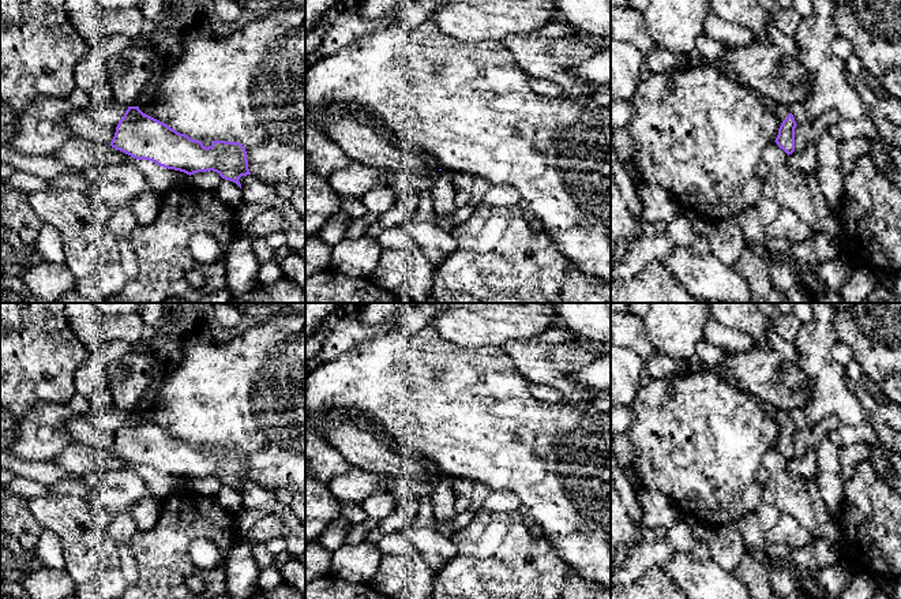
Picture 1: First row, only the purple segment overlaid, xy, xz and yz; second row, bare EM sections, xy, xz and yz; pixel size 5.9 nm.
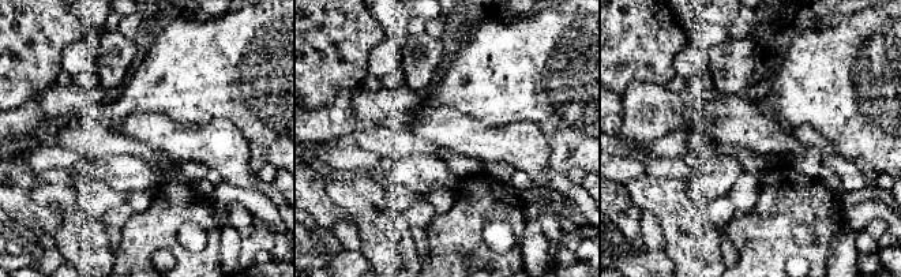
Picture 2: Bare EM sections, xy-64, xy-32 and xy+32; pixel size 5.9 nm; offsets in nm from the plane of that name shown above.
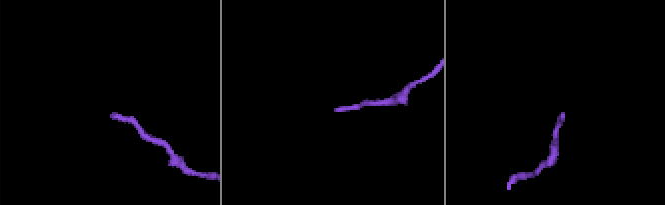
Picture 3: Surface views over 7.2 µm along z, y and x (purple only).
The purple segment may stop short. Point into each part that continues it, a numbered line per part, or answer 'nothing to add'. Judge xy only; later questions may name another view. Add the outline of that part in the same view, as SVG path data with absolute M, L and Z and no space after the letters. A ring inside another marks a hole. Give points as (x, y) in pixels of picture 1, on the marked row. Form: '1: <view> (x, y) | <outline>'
1: xy (97, 123) | M114 100L104 106L86 105L65 115L67 127L79 136L110 145L127 105Z

